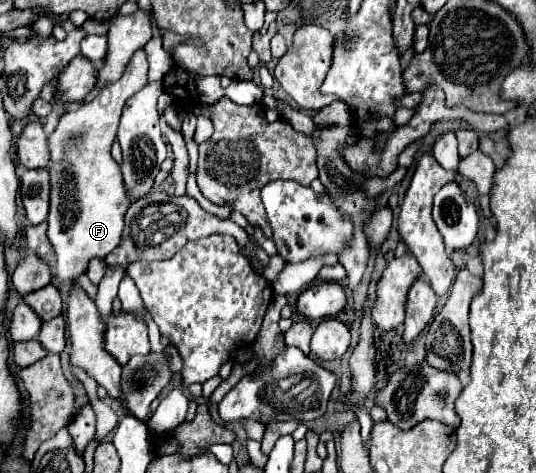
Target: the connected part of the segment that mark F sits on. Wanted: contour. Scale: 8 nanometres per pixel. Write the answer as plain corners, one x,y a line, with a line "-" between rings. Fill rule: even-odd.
139,50
133,54
131,62
127,64
127,70
121,76
121,80
105,86
91,102
81,102
77,106
71,106
61,116
57,128
49,136
51,208
49,208
49,218
47,218
47,222
49,222
47,236
49,236
55,256
57,256
57,264
53,268
53,276
55,276
57,284
71,282
75,276
85,274
91,258
95,258
95,256
105,258
121,242
123,220
125,220
129,202
127,202
125,188
123,188
123,172
119,172
119,164
111,156
111,146
117,138
117,124
119,124
123,104
127,102
129,96
139,92
145,84
147,84
147,58
145,58
145,52

